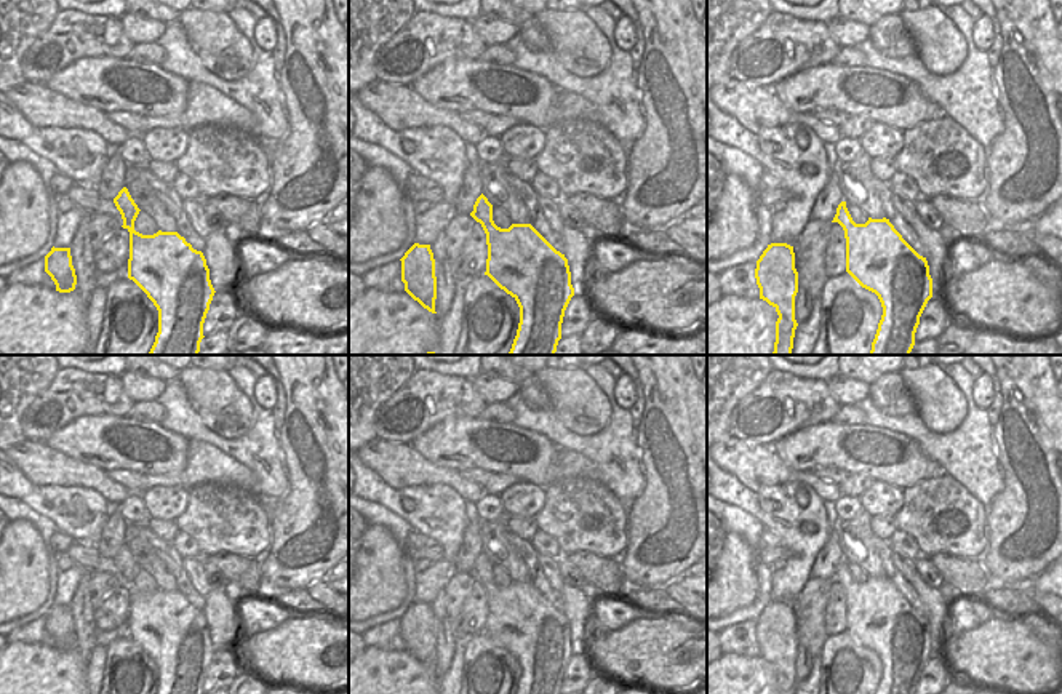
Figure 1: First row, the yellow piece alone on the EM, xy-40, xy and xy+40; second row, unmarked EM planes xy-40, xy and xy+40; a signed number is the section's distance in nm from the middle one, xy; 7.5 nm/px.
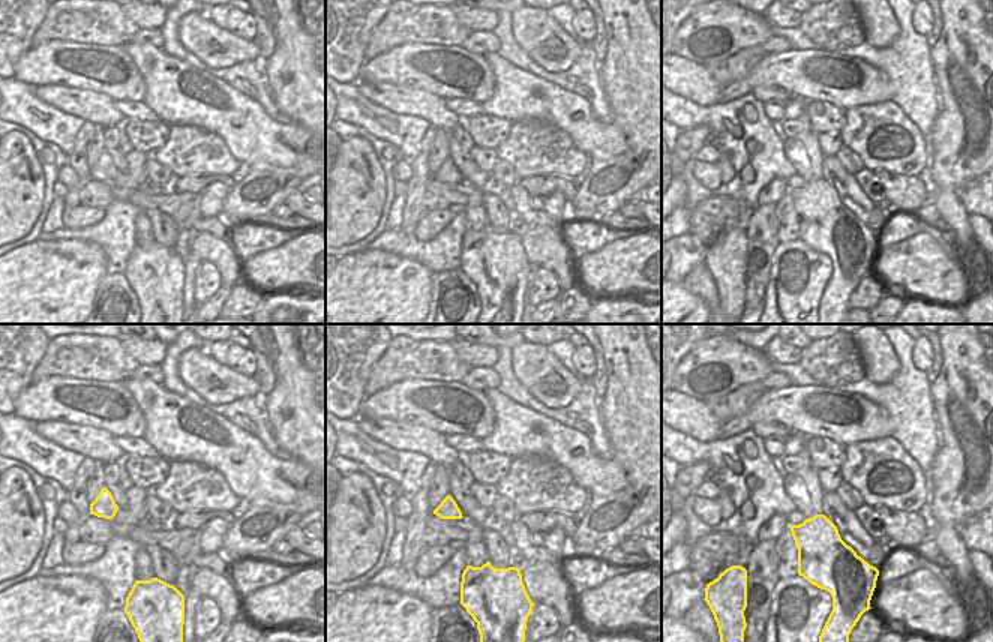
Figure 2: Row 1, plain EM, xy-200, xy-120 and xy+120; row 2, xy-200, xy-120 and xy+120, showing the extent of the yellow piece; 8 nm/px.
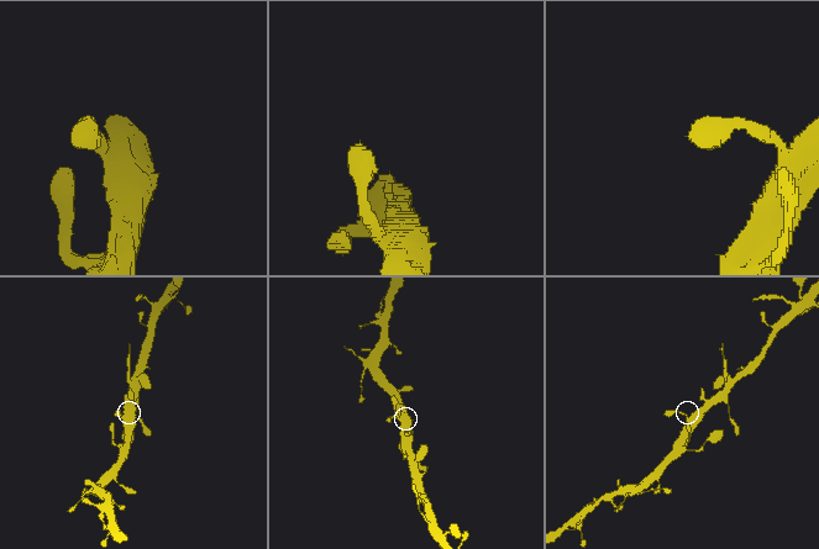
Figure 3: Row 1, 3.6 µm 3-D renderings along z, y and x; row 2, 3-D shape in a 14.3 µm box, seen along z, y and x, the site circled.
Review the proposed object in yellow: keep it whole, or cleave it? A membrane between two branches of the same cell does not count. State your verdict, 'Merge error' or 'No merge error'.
No merge error

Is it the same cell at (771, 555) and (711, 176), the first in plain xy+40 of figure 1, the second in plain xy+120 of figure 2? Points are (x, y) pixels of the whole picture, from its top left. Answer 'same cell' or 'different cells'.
same cell

